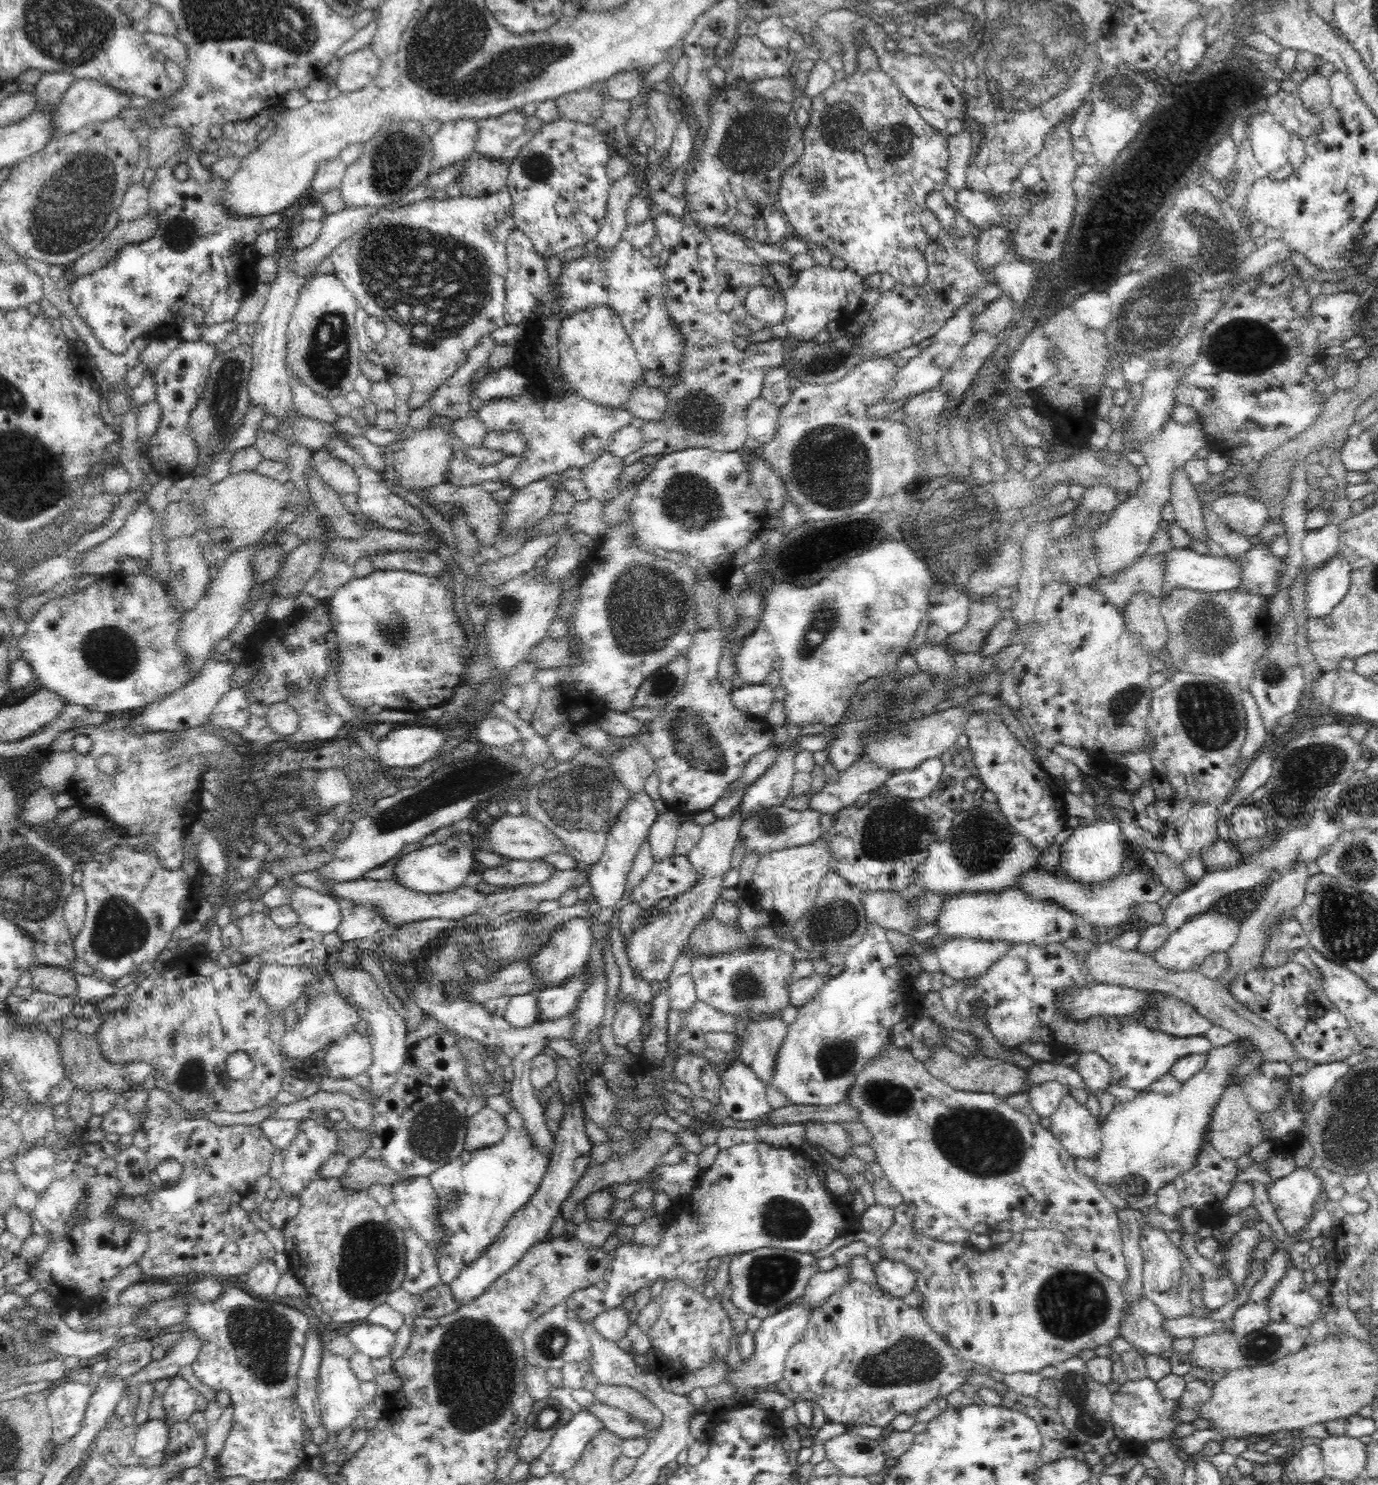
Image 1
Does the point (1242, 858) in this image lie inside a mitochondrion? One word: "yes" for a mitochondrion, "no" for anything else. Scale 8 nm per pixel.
no

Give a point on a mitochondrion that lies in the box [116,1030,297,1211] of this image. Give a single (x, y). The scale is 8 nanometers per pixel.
(193, 1077)

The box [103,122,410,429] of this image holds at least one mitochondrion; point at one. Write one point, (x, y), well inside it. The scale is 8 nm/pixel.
(328, 361)

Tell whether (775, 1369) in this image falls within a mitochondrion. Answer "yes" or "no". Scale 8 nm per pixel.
no

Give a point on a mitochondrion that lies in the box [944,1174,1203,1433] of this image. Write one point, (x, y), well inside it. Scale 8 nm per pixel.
(1071, 1303)

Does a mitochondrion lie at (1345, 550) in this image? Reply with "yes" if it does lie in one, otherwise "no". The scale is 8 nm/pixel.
no

